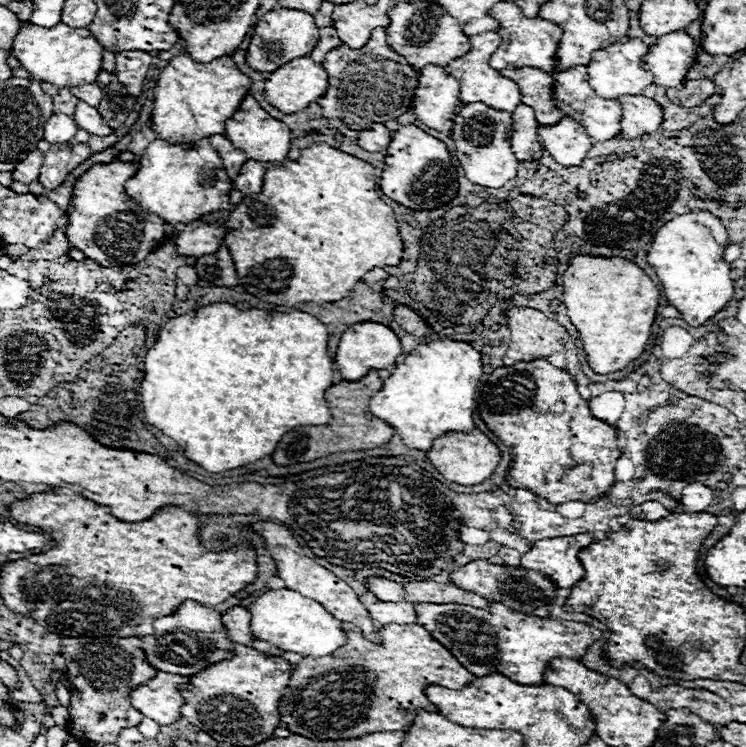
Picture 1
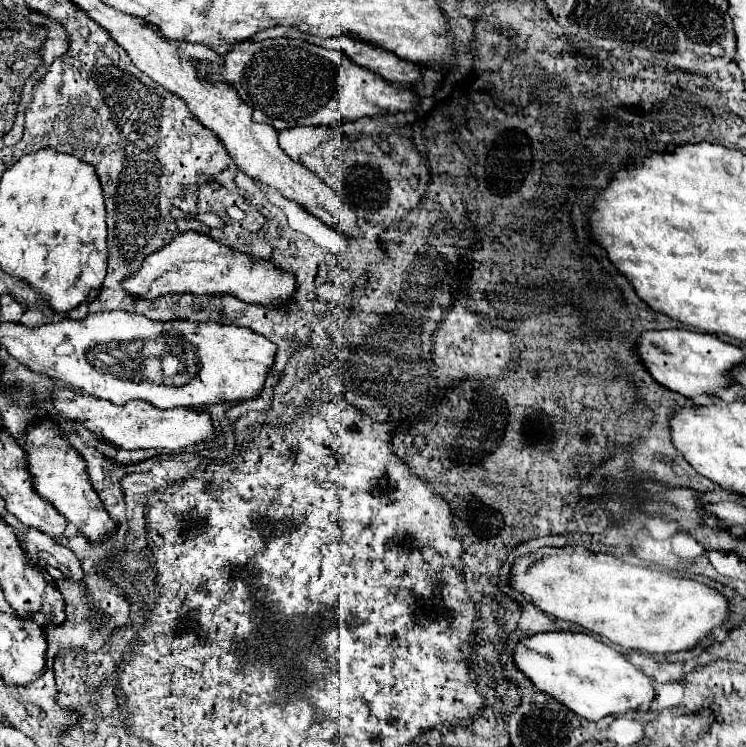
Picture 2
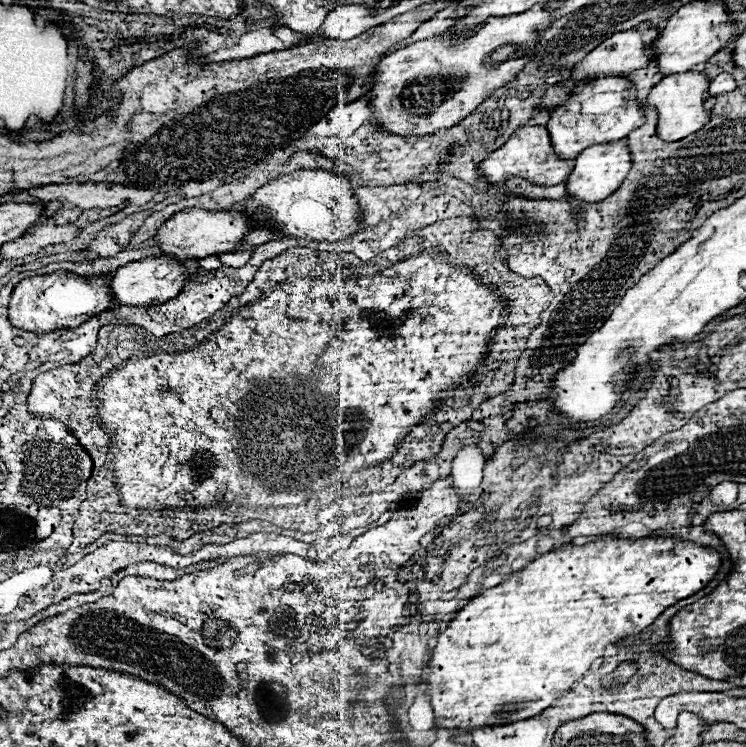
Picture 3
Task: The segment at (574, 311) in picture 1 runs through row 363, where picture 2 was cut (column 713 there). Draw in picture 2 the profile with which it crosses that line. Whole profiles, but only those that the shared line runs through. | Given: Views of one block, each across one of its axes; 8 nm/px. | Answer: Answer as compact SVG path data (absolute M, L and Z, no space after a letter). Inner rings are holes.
M584 546L540 548L534 554L518 558L512 568L510 584L516 592L522 592L542 612L554 618L580 624L582 628L598 636L606 636L622 648L654 654L692 650L702 638L706 638L714 628L722 626L730 616L728 598L702 582L696 582L692 578L678 578L668 572L658 572L644 566L630 566L608 554L592 554Z

